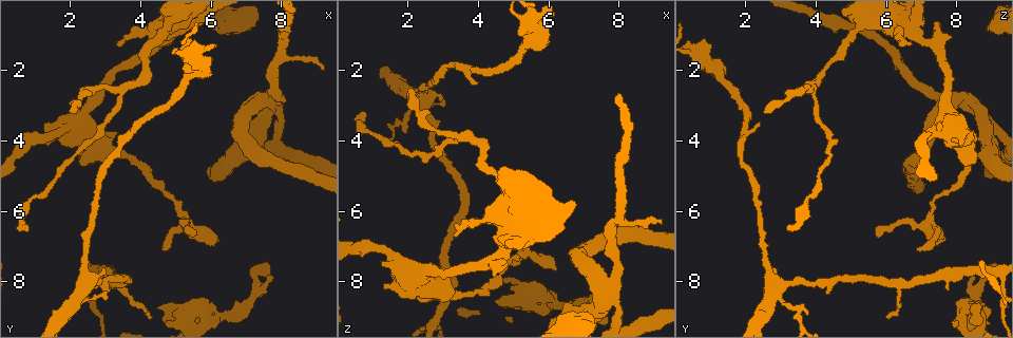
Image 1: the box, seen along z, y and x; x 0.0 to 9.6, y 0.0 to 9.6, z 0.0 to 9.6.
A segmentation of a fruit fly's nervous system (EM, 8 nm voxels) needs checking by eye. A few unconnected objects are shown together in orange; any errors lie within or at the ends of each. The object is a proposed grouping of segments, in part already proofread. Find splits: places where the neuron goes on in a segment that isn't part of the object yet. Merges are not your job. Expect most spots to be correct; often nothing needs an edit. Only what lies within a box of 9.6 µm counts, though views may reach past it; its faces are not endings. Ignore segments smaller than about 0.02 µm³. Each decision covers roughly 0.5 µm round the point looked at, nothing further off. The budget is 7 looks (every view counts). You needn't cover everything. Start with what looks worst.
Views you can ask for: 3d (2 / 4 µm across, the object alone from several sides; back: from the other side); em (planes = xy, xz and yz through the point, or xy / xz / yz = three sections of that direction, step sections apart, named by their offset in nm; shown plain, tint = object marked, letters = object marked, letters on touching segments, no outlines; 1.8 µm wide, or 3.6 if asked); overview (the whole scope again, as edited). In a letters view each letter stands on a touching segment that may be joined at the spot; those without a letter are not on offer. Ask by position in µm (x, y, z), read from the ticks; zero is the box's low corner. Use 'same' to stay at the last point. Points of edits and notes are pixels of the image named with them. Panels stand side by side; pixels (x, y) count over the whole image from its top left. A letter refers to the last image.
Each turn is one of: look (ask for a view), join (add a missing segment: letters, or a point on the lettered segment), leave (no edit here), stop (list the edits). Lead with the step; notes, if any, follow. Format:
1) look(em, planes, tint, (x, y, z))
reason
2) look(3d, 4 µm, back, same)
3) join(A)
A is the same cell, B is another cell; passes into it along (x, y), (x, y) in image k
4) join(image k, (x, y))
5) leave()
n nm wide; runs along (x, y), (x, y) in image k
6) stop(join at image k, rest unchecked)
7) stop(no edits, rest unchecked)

look(em, planes, tint, (7.70, 7.80, 8.40))
an open end

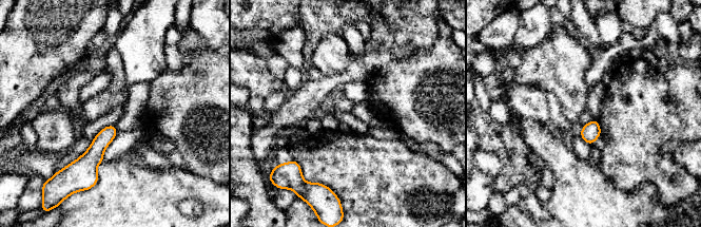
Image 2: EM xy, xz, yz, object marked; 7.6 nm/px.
look(em, planes, letters, same)

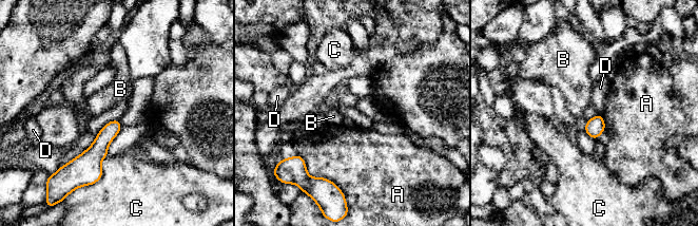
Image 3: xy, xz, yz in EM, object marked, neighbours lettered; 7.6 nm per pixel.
leave()
A, B, C and D are other cells; runs along (117, 124), (83, 161), (76, 161) in image 3; none of them fits

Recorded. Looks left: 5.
look(3d, 4 µm, (0.80, 6.55, 3.20))
free end

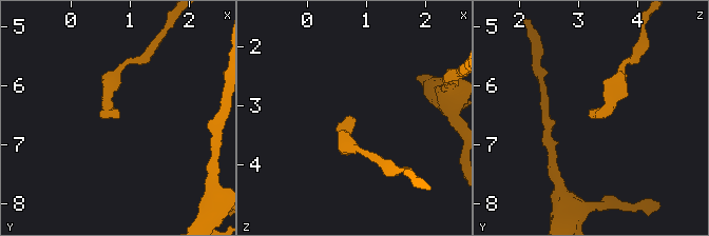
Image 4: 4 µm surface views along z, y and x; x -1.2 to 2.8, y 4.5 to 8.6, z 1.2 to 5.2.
look(em, planes, tint, (0.75, 6.55, 3.20))

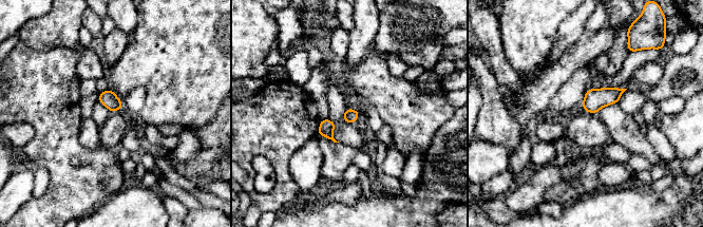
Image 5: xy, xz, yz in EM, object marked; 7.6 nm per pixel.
look(em, planes, letters, same)

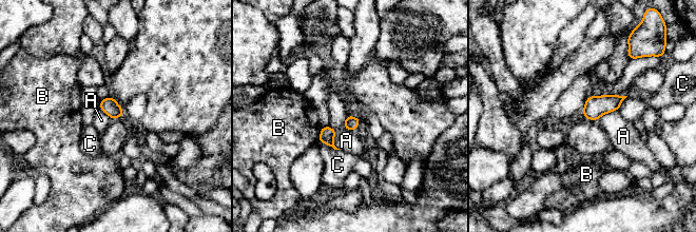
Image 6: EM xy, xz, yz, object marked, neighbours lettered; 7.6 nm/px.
leave()
A, B and C are other cells; border along (328, 124), (340, 149) in image 6; no lettered segment goes on from it

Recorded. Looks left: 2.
look(em, planes, plain, (2.00, 3.25, 2.50))
branch stops here

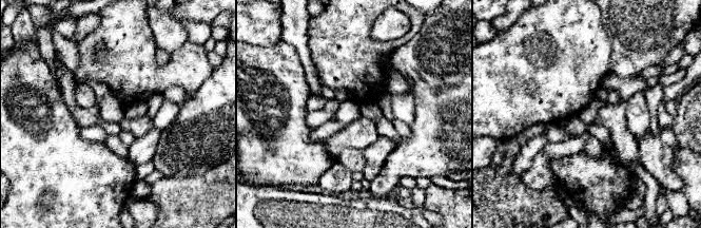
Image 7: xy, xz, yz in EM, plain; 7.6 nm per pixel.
look(em, planes, letters, same)
what lies round it

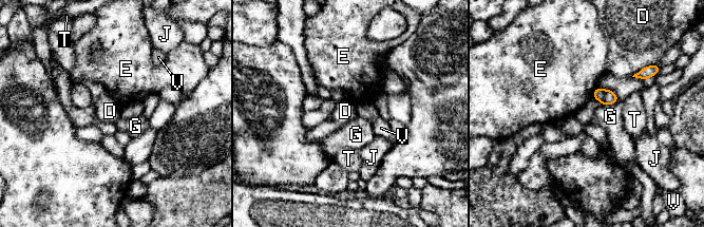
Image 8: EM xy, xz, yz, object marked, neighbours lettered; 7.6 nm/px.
leave()
G touches over 140 nm; D, E, G, J, T and V are other cells; border along (644, 67), (631, 76) in image 8; no lettered segment goes on from it

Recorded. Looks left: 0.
stop(no edits, rest unchecked)

